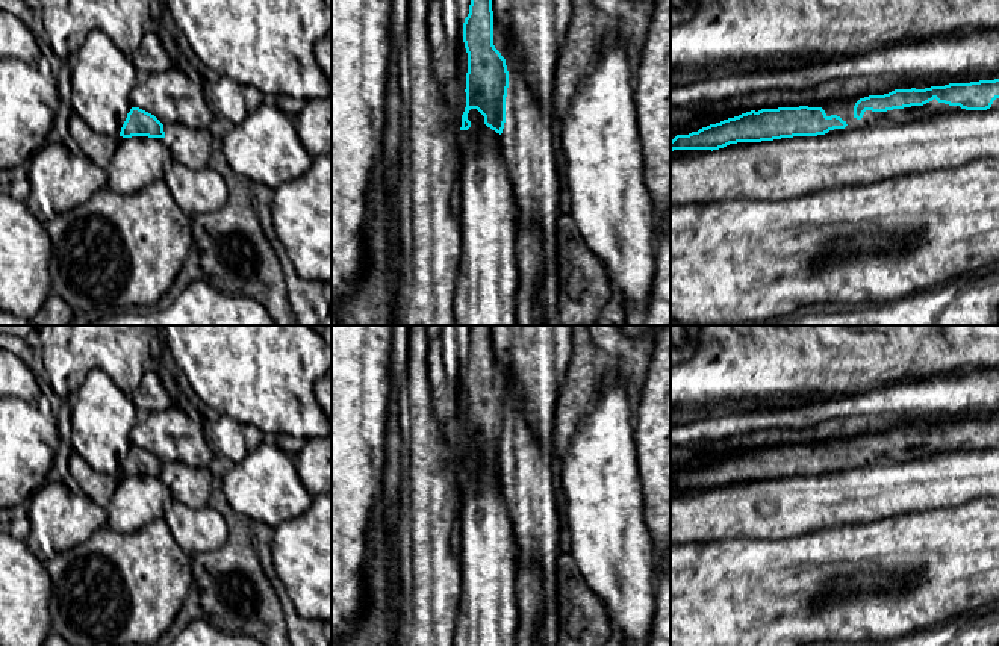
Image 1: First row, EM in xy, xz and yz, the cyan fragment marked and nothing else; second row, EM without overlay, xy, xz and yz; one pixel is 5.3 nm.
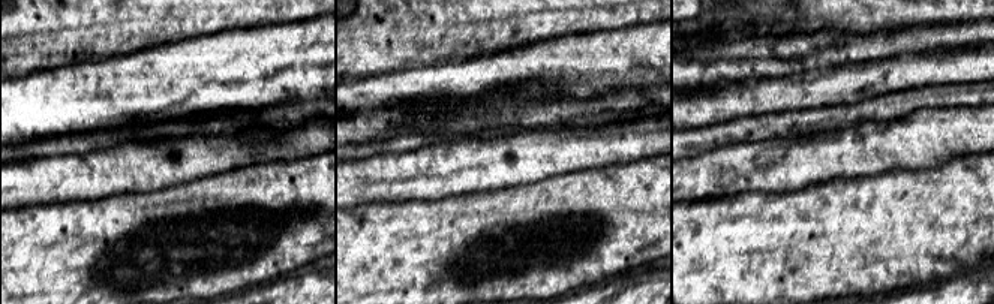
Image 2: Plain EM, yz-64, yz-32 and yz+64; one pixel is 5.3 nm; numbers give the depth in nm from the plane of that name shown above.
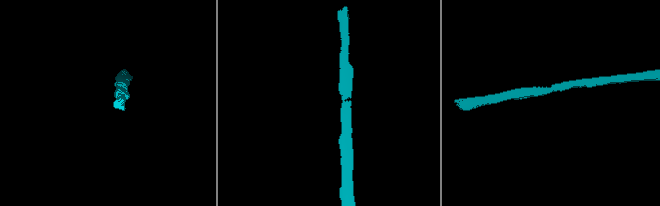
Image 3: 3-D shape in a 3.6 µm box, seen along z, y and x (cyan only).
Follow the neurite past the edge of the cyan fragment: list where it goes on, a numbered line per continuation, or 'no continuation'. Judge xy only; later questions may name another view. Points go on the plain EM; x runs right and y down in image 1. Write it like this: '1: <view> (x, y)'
no continuation

